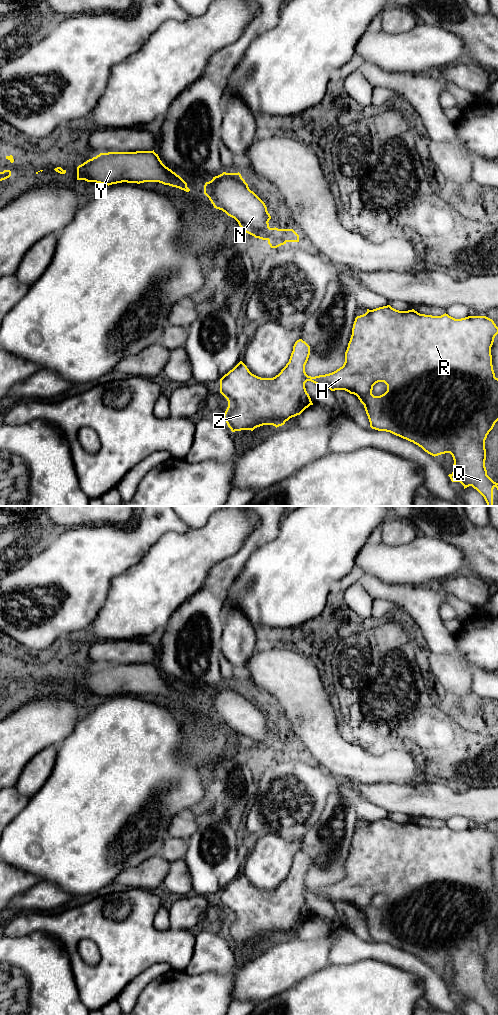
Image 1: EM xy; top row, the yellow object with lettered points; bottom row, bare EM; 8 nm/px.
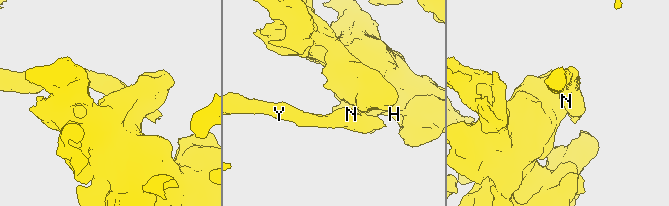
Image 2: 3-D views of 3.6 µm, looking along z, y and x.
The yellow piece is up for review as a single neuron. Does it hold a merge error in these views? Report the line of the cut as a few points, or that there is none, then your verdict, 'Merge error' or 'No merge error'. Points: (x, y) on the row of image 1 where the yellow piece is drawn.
Split along xy (268, 240), (272, 235), (279, 232), (286, 241). Merge error

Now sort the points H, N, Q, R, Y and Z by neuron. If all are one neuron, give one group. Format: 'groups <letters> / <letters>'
groups H Q R Z / N Y

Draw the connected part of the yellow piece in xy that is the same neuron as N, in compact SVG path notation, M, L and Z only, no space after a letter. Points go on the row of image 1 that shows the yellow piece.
M226 173L213 177L204 185L204 194L214 208L234 218L242 231L262 240L269 240L275 233L285 236L286 242L299 242L293 229L270 228L270 214L265 203L249 189L238 173Z

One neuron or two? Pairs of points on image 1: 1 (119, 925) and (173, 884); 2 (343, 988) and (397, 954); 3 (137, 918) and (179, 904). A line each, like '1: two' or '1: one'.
1: two
2: two
3: two

